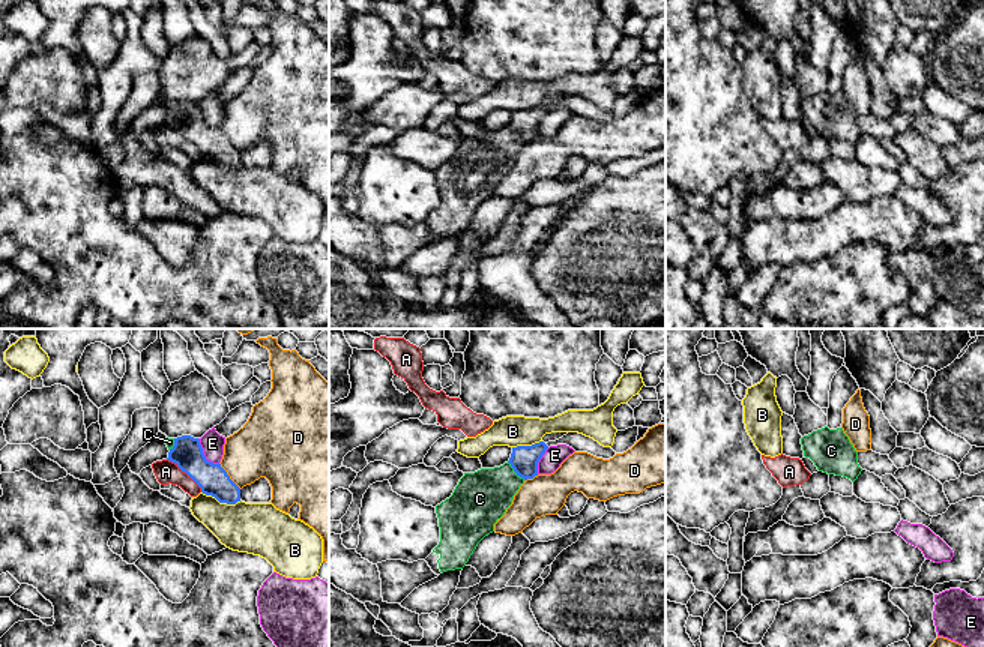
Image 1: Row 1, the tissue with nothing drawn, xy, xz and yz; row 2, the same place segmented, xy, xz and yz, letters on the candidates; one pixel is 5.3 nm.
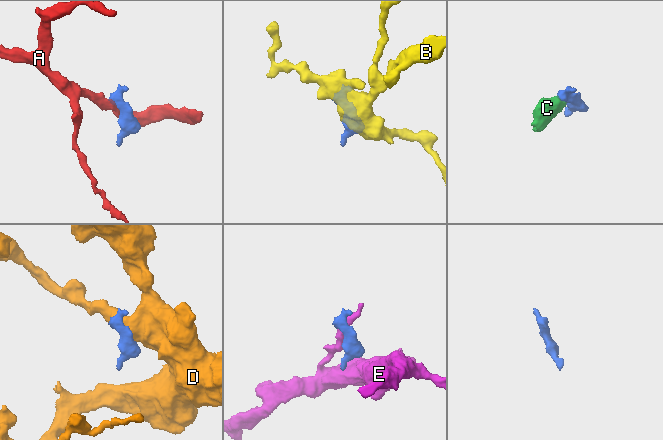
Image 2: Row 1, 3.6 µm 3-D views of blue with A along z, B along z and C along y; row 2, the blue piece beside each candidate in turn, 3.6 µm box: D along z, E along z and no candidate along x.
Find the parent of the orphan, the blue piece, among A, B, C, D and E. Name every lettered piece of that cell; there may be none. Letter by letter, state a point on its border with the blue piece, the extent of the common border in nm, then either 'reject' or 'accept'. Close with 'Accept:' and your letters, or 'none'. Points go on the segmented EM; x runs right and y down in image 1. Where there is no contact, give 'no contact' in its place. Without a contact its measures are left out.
A: contact xy (185, 472); length 260 nm; reject
B: contact xy (221, 502); length 220 nm; reject
C: contact xz (516, 472); length 140 nm; accept
D: contact xy (229, 476); length 190 nm; reject
E: contact xy (203, 454); length 180 nm; reject
Accept: C

